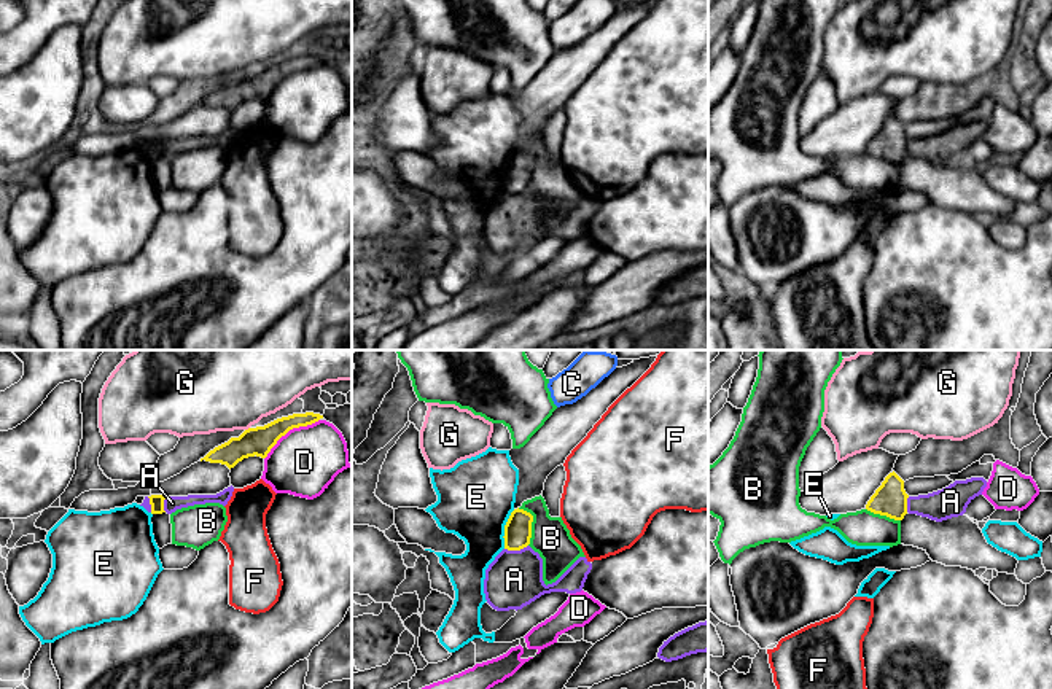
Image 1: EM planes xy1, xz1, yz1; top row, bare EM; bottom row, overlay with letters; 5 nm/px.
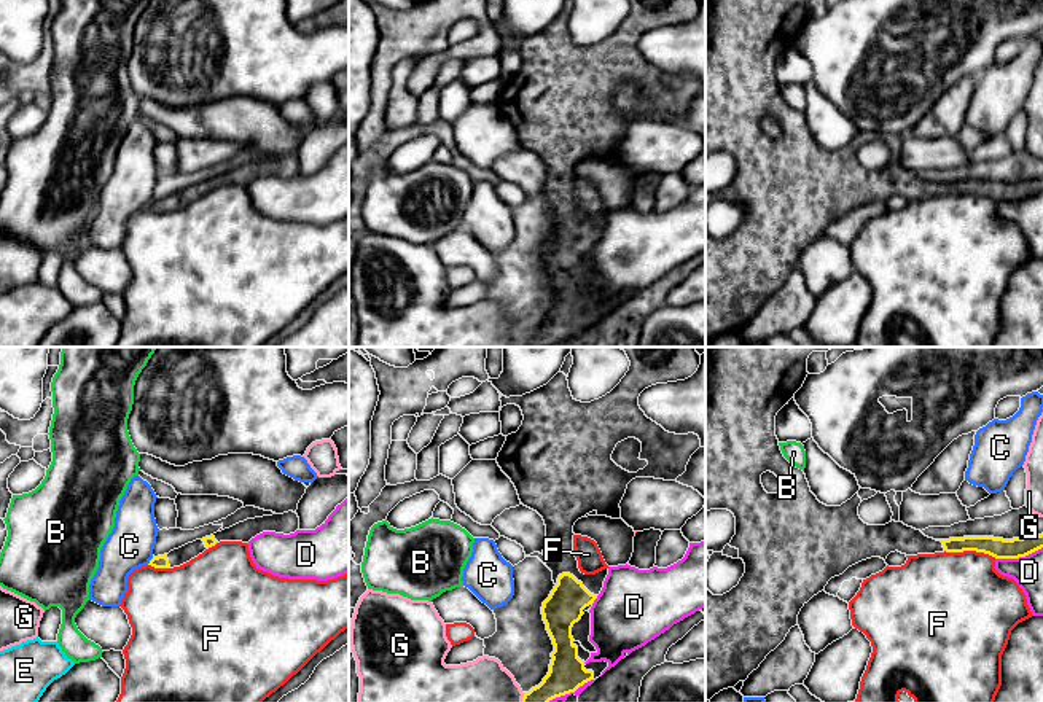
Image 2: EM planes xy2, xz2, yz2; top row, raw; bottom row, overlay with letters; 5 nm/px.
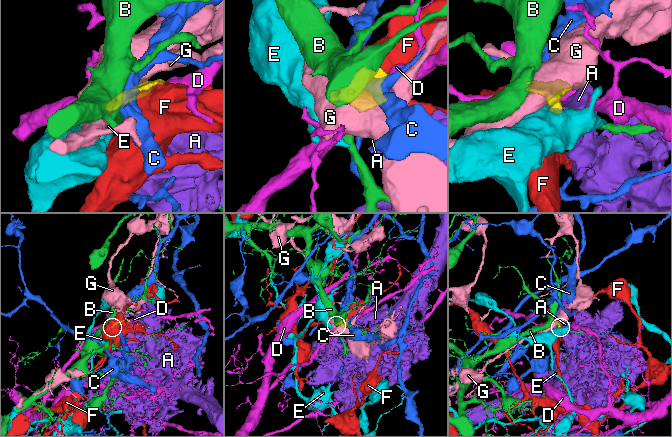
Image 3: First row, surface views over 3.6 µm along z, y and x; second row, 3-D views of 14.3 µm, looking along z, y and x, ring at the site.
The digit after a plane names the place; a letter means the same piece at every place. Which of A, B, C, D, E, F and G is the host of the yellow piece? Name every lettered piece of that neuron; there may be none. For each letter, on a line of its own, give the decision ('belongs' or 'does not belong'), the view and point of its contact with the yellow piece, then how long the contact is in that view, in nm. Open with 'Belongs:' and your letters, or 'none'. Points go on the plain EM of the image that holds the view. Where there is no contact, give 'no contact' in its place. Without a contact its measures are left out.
Belongs: none
A: does not belong; contact xz1 (516, 193); length 120 nm
B: does not belong; contact xz1 (530, 167); length 200 nm
C: does not belong; contact xy2 (150, 204); length 60 nm
D: does not belong; contact xy1 (288, 73); length 340 nm
E: does not belong; contact xz1 (505, 172); length 200 nm
F: does not belong; contact yz2 (970, 193); length 260 nm
G: does not belong; contact xy1 (249, 72); length 30 nm

